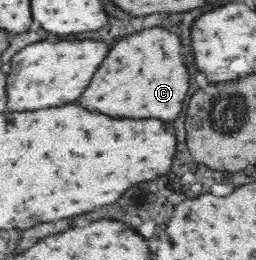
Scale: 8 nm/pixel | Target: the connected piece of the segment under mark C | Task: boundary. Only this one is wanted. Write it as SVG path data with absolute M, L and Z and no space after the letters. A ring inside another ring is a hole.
M150 28L130 34L112 46L78 98L78 104L90 112L100 112L110 118L156 118L170 122L180 116L186 90L188 72L180 54L180 40L162 28Z

